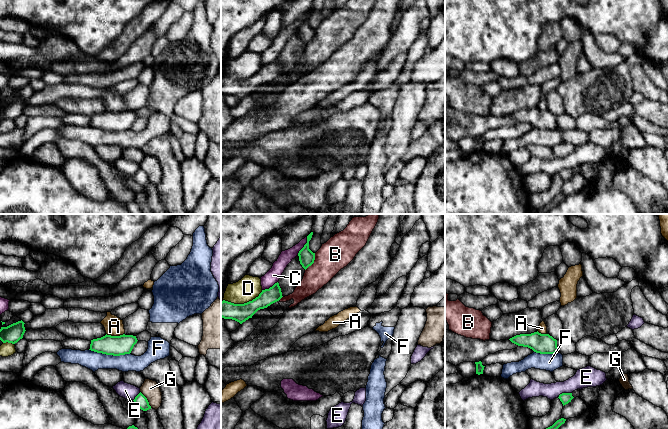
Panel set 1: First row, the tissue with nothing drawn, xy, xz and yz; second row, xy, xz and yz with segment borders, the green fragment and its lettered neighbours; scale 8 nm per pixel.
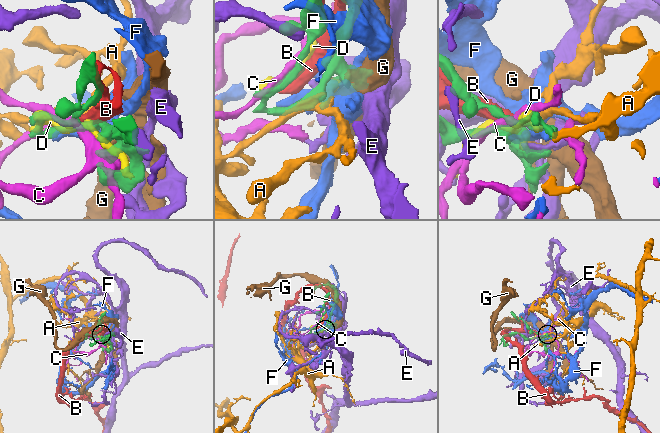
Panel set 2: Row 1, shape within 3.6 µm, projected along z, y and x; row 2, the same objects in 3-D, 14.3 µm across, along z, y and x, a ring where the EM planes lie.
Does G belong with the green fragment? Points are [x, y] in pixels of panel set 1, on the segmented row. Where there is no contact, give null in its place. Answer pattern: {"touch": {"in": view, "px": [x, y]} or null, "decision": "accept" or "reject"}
{"touch": {"in": "xy", "px": [146, 399]}, "decision": "reject"}

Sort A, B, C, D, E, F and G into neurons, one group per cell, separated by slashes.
A / B / C E / D / F / G

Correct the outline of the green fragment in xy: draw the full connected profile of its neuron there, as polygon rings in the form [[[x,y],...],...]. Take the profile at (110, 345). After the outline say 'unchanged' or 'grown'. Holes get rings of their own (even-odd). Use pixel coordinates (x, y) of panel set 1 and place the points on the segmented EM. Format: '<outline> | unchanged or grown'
[[[106,334],[101,338],[91,340],[89,350],[106,355],[120,356],[130,354],[137,341],[136,336],[133,335],[111,336]]] | unchanged

